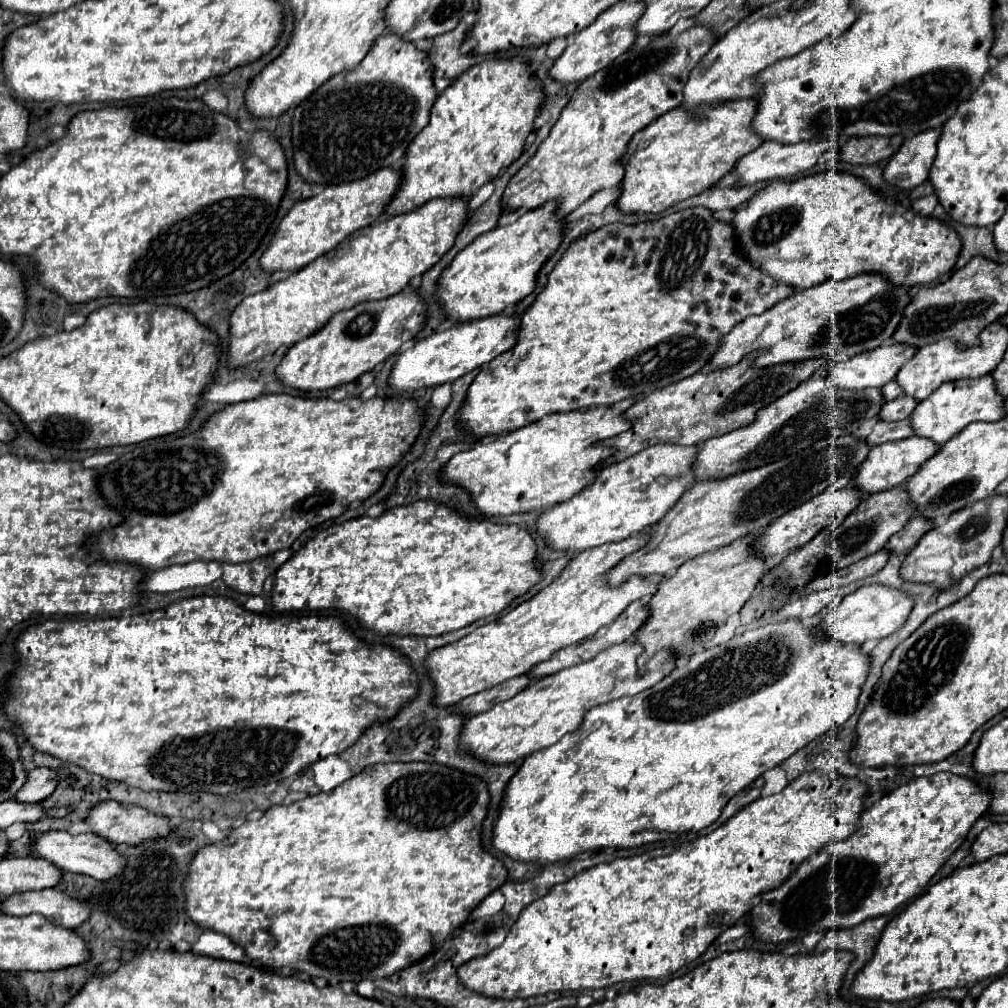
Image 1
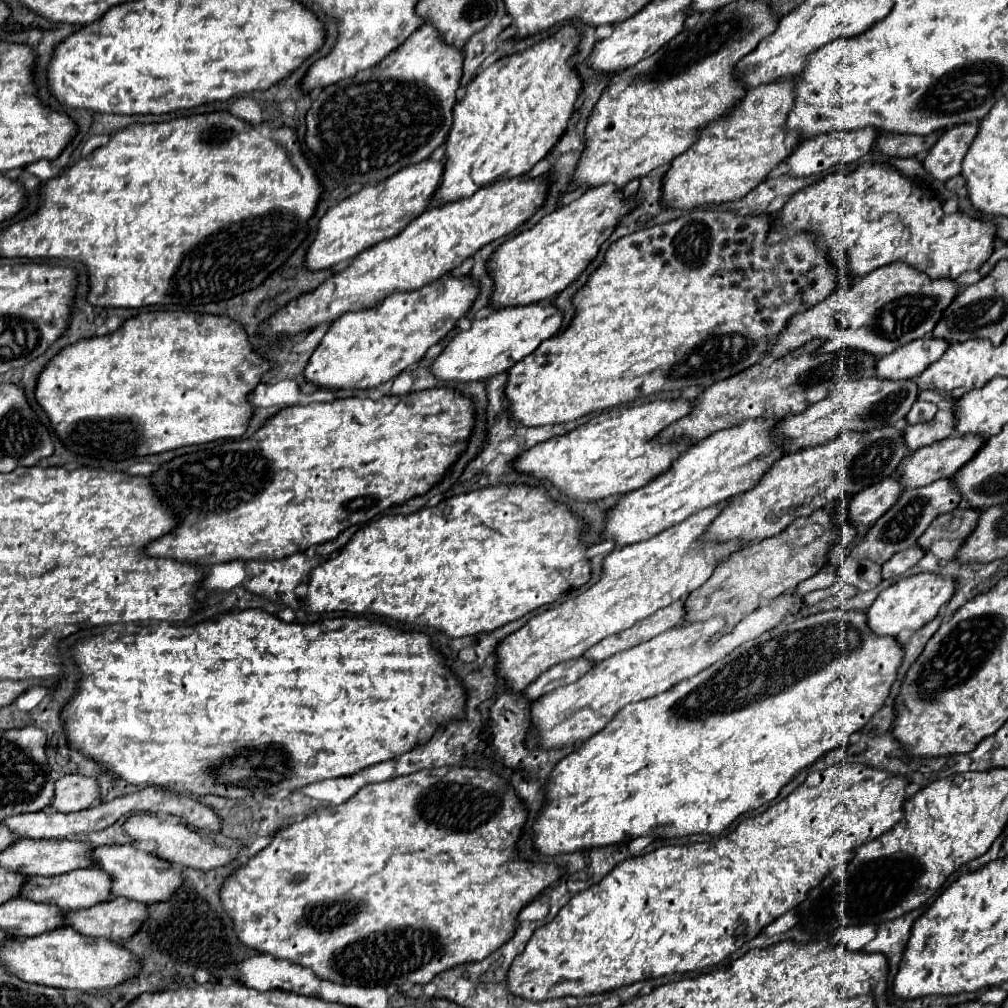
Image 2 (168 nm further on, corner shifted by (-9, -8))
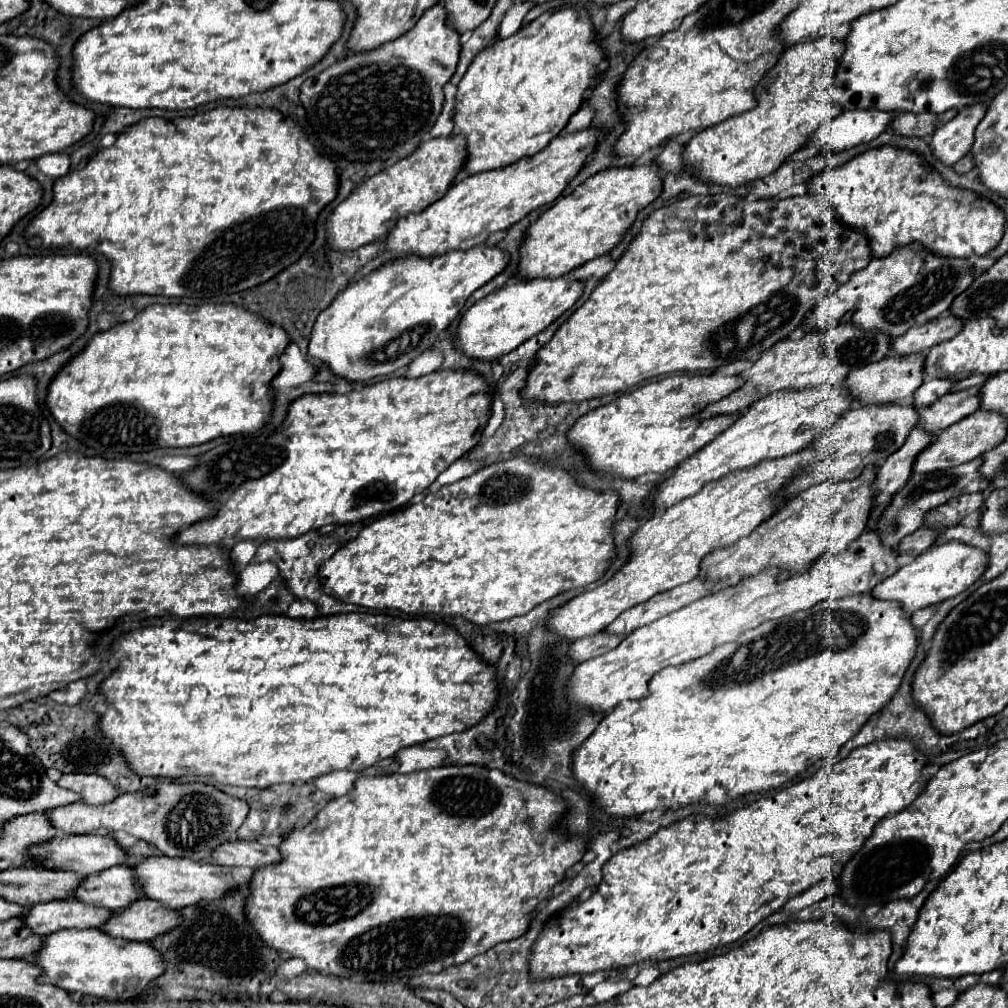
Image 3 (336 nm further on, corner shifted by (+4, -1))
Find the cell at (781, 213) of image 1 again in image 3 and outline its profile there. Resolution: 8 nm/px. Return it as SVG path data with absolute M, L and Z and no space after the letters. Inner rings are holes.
M881 146L857 154L839 168L823 170L807 182L809 194L835 210L837 220L867 236L871 258L885 258L897 248L921 244L941 258L989 254L1003 236L1003 212L969 190L951 188L939 172L925 168L915 152Z

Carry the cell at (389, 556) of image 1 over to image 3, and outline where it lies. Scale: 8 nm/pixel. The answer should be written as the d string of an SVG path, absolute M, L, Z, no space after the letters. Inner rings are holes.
M511 458L505 462L485 466L483 470L475 472L473 476L463 478L455 484L443 486L435 494L427 494L423 500L409 504L403 510L397 510L393 514L385 514L385 516L373 520L357 534L357 538L349 540L345 546L341 546L341 550L337 550L337 554L333 554L333 558L329 558L329 562L325 562L325 566L321 566L321 584L325 586L325 590L331 590L335 598L349 602L349 604L365 606L365 608L377 608L377 610L395 608L405 614L417 614L417 616L461 616L473 624L491 624L491 622L499 622L499 620L509 620L513 616L527 614L531 608L553 598L559 592L565 592L571 588L581 588L581 586L587 586L587 584L599 580L599 576L605 572L607 564L615 556L613 554L611 524L615 520L617 500L619 498L615 492L597 494L593 490L577 486L575 480L563 470L539 466L531 458Z

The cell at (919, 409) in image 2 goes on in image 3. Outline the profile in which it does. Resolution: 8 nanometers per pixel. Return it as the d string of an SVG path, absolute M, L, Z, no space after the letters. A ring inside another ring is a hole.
M925 380L913 394L913 406L917 406L917 410L929 406L931 402L947 394L951 386L953 386L953 380Z

